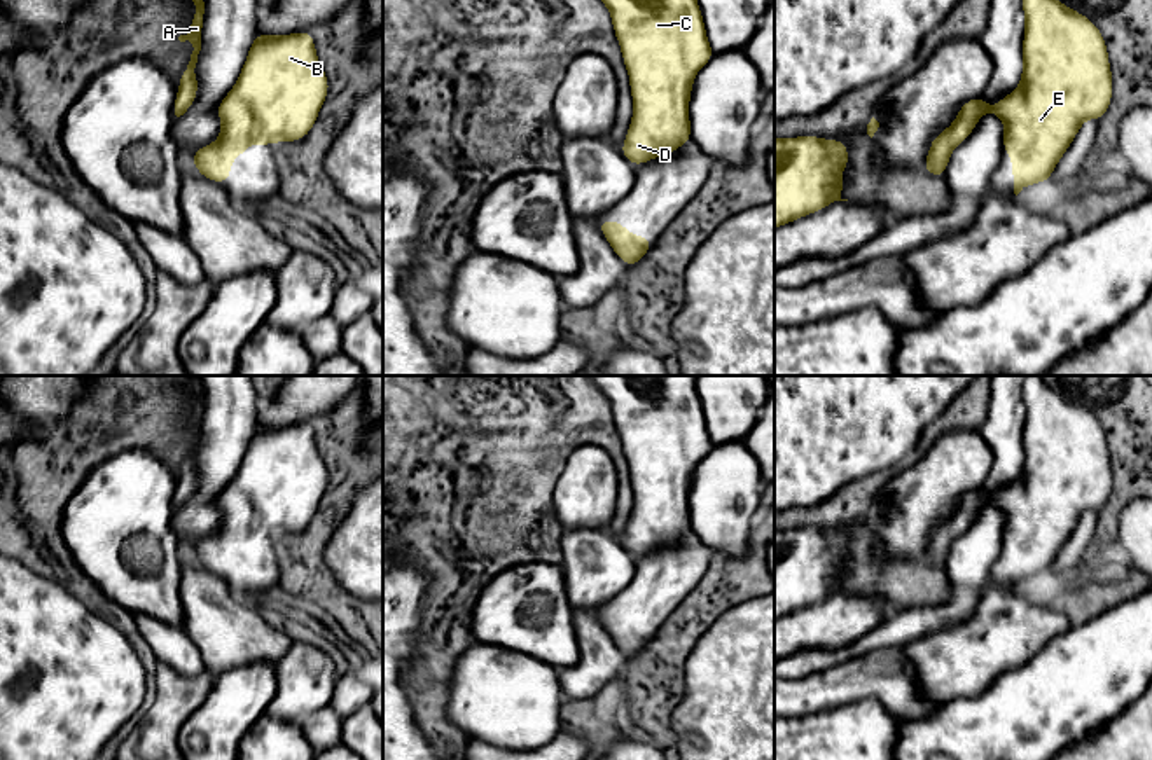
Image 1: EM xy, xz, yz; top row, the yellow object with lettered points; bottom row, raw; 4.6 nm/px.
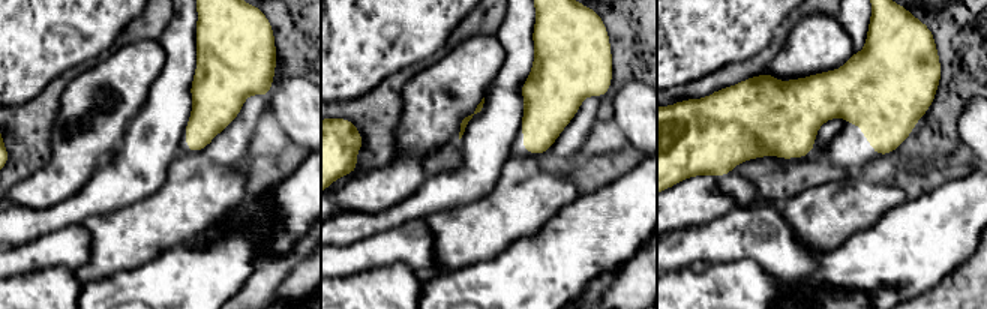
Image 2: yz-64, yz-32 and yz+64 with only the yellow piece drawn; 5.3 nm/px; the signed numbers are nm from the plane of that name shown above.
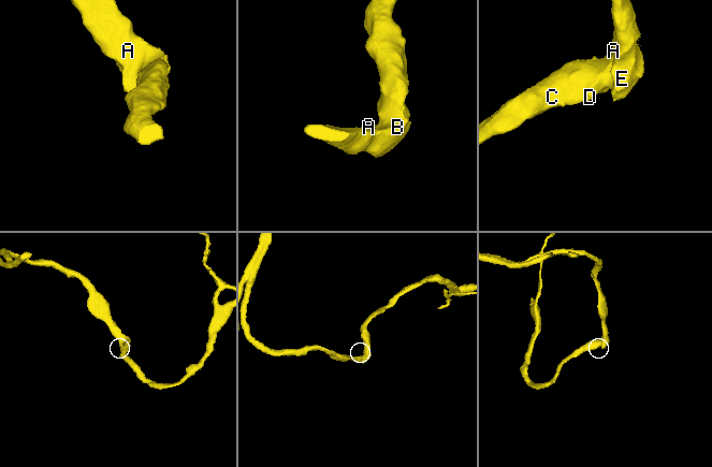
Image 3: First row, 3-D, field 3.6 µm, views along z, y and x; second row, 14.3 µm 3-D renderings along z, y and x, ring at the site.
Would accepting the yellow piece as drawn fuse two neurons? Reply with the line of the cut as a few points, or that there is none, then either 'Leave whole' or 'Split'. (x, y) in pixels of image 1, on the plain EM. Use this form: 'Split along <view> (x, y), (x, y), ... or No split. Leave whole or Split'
No split. Leave whole

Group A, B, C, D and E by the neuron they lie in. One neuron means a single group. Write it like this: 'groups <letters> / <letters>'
groups A B C D E

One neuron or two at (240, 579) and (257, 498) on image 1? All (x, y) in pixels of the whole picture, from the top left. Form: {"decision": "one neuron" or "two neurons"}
{"decision": "one neuron"}

